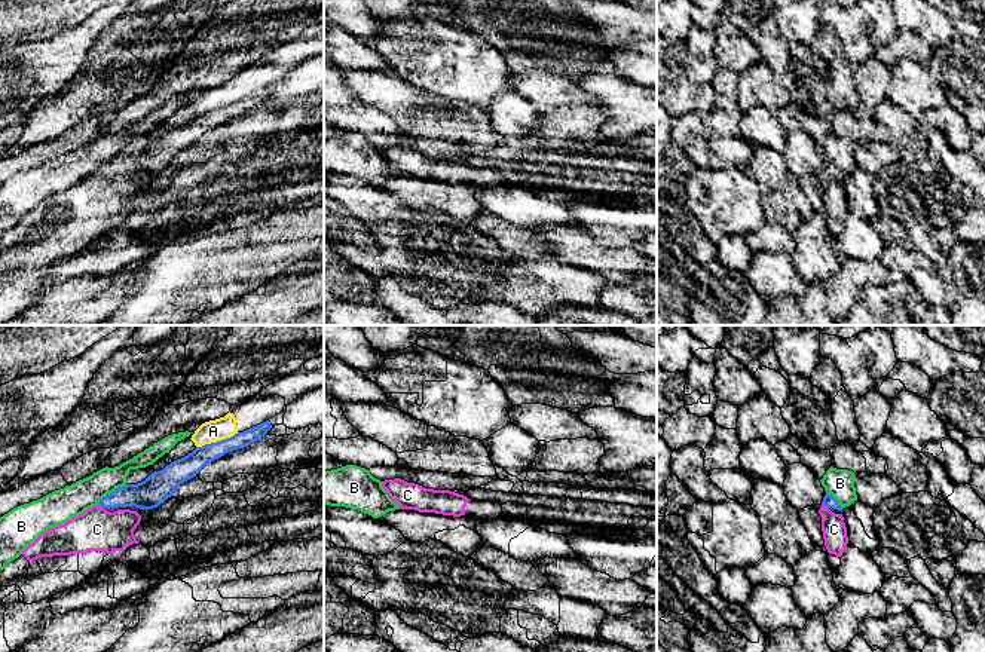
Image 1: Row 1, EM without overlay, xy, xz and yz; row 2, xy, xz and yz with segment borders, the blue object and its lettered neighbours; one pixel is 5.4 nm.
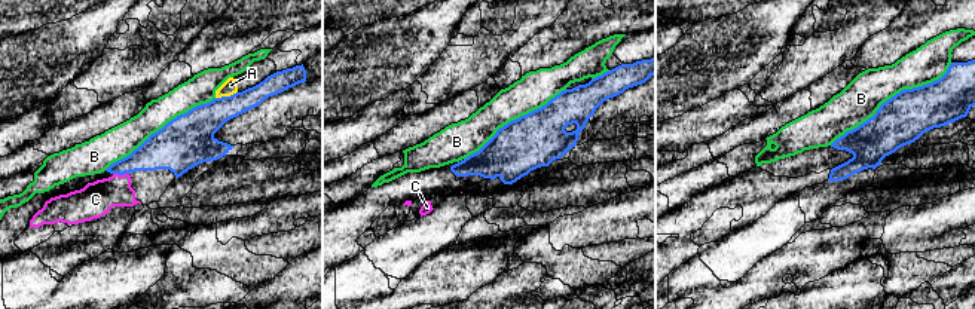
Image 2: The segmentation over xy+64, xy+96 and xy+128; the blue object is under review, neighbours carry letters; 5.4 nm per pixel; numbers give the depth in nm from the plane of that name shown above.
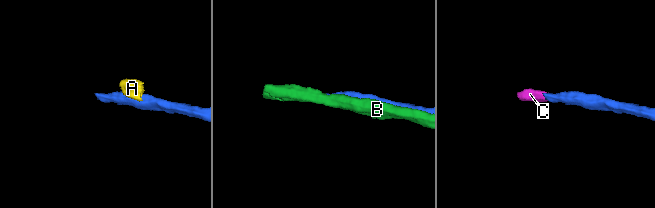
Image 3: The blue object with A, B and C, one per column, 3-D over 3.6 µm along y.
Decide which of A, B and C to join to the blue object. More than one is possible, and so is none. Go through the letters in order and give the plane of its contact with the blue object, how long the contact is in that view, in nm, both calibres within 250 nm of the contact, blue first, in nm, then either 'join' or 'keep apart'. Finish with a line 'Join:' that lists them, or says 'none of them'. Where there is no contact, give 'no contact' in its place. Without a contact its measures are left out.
A: contact in xy; length 240 nm; calibres 130 and 120 nm; keep apart
B: contact in xy; length 190 nm; calibres 160 and 170 nm; keep apart
C: contact in yz; length 50 nm; calibres 70 and 130 nm; join
Join: C

